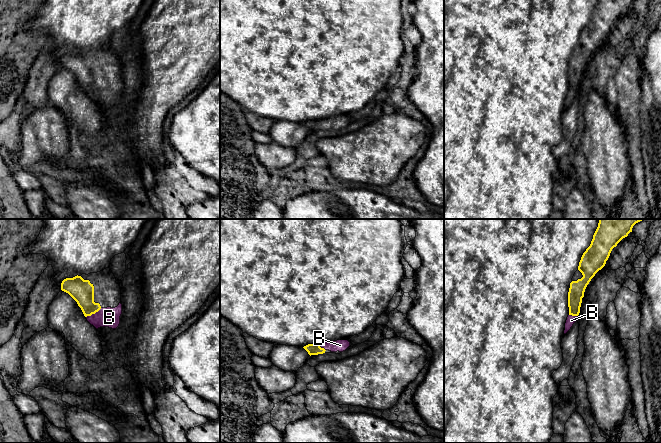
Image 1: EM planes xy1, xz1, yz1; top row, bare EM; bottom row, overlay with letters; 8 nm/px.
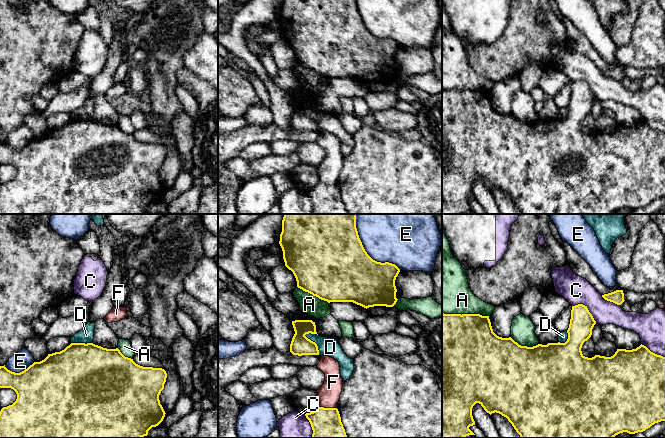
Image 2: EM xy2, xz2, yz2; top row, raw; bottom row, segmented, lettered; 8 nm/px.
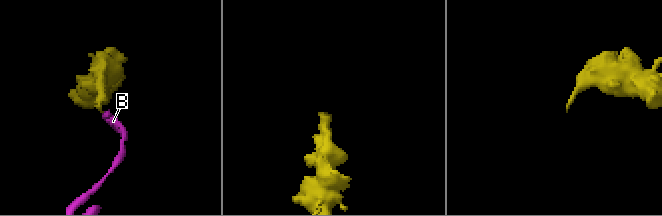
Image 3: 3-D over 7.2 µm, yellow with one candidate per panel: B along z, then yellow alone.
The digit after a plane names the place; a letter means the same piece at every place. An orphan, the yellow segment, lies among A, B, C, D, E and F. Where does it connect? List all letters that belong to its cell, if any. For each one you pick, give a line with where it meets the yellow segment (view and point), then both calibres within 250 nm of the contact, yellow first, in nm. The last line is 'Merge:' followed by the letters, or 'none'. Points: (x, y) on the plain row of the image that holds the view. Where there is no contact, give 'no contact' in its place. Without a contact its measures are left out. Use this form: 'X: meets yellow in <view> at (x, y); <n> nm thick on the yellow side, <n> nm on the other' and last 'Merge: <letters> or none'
B: meets yellow in xy1 at (93, 89); 190 nm thick on the yellow side, 160 nm on the other
Merge: B

